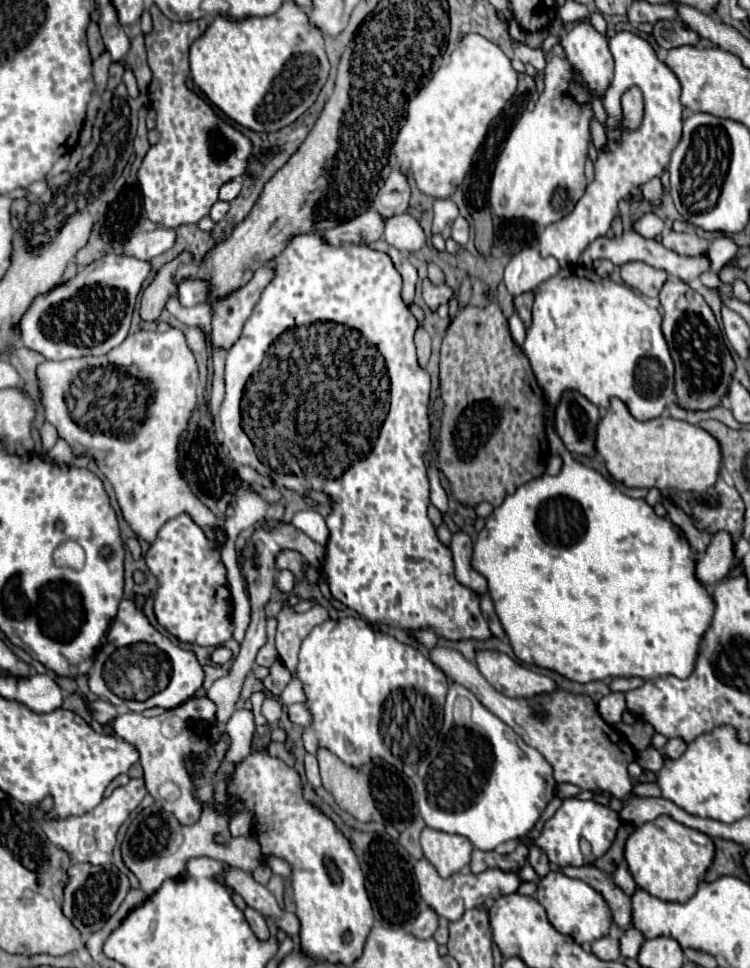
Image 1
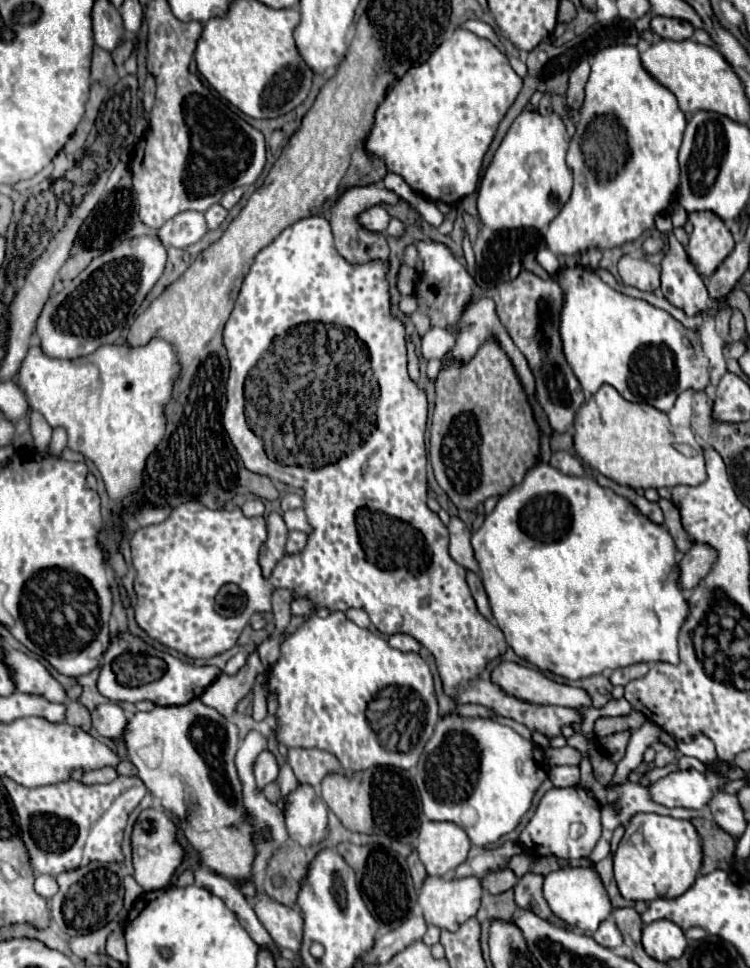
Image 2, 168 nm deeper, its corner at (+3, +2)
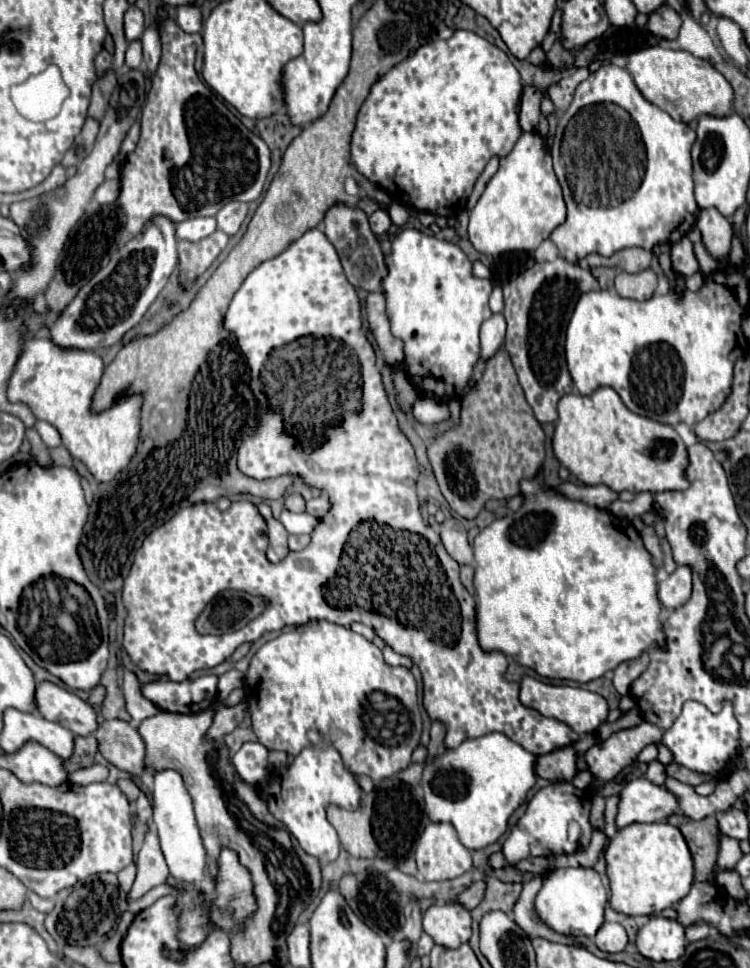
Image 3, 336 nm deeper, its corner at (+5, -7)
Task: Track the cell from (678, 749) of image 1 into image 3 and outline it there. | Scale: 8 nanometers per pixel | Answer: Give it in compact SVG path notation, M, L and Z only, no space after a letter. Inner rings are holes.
M653 761L653 763L649 765L649 769L647 769L645 775L647 775L647 779L649 779L651 783L655 783L655 785L659 785L659 787L665 785L667 775L665 775L665 767L663 767L659 761Z

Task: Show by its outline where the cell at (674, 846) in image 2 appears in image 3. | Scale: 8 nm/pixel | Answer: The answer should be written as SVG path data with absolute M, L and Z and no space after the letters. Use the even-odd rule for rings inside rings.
M631 823L615 833L605 849L607 877L611 887L609 905L623 915L661 915L663 909L673 907L687 895L693 883L693 859L681 831L669 823Z

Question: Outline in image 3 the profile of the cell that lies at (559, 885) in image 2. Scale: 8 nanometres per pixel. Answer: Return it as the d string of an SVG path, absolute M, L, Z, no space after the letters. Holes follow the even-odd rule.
M561 867L547 873L543 887L535 897L535 913L541 923L563 935L595 937L603 925L603 911L607 907L607 889L601 875L591 867Z

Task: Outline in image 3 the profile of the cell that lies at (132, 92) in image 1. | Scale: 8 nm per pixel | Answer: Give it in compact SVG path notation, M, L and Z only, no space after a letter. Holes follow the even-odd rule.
M131 41L125 55L125 65L131 69L139 69L143 63L143 47L139 41Z

